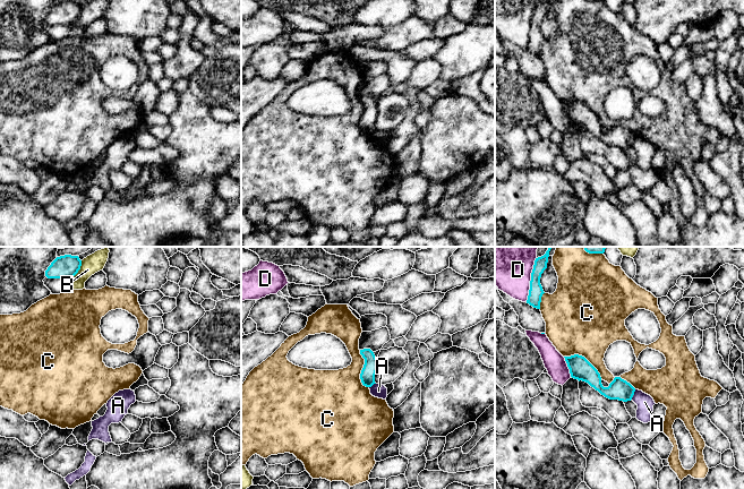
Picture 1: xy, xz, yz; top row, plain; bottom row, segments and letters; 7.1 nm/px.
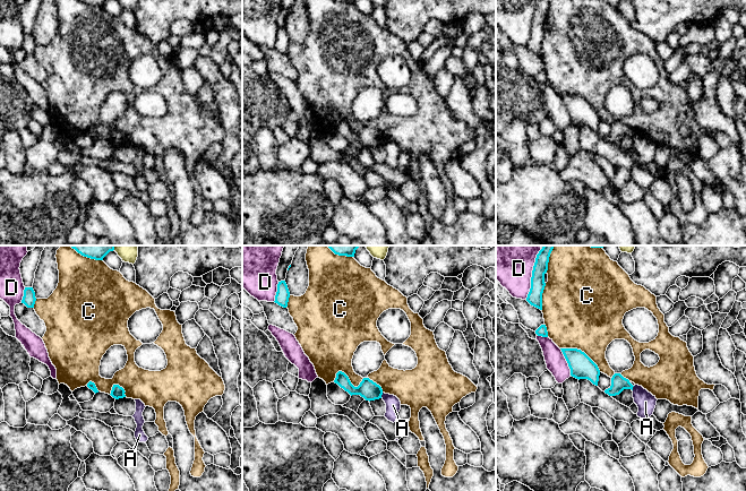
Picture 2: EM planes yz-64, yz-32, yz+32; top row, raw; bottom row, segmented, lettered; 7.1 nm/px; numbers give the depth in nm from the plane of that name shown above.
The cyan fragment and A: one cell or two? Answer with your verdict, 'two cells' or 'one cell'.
two cells

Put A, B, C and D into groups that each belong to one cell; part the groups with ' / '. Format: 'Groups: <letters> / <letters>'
Groups: A / B / C / D

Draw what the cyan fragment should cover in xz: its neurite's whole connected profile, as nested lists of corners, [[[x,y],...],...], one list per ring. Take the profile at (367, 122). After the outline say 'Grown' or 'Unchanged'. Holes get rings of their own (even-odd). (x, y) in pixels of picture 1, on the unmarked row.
[[[370,95],[360,96],[360,101],[365,105],[365,111],[360,120],[361,129],[366,134],[371,134],[376,130],[377,105]]]. Unchanged

